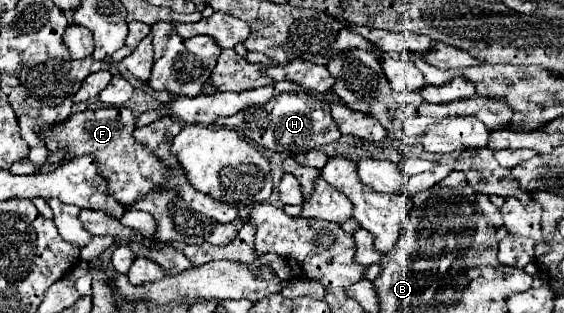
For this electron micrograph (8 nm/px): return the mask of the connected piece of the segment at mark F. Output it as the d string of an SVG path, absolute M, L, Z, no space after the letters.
M100 107L100 109L86 109L80 113L72 113L66 121L58 123L58 125L50 125L50 129L38 129L38 135L42 139L46 139L46 149L50 151L64 151L64 159L60 165L64 165L66 161L74 159L74 157L82 157L82 155L92 155L96 159L98 165L98 173L104 177L104 181L108 183L108 193L128 205L134 203L136 199L144 197L150 189L164 185L168 189L178 189L180 197L188 203L188 207L192 207L194 211L212 217L218 223L230 223L230 221L238 221L238 209L230 207L226 203L220 203L204 193L198 193L192 189L192 185L186 181L186 175L182 173L182 169L176 171L176 175L170 175L166 165L162 161L158 161L146 147L142 147L140 143L136 143L132 139L132 131L134 131L134 115L130 109L118 109L118 107Z

